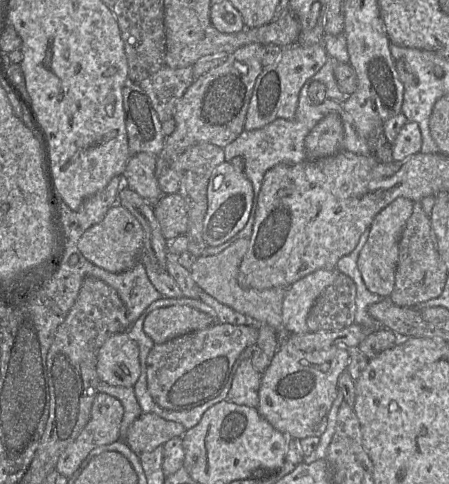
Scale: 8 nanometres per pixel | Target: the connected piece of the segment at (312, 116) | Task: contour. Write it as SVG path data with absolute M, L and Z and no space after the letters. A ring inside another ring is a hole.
M343 33L337 36L325 34L321 43L324 45L329 55L329 59L320 69L320 71L316 73L313 77L308 79L302 87L299 93L299 101L295 117L293 119L278 118L261 129L251 131L244 130L233 142L223 148L225 154L225 162L230 162L234 157L238 156L244 159L243 172L253 186L254 200L250 210L250 217L245 227L225 243L215 247L207 247L203 252L204 256L217 255L227 249L229 246L233 245L238 240L243 238L250 238L253 231L255 213L257 208L257 197L260 192L264 174L270 168L274 167L277 164L282 163L287 165L295 165L306 161L306 151L304 145L305 138L311 132L311 130L328 114L337 113L342 119L344 129L344 150L358 155L372 155L369 147L366 144L366 140L363 140L357 134L353 126L353 120L351 116L343 109L343 103L347 99L347 96L345 96L339 89L333 73L334 60L339 63L349 63L346 37ZM313 81L319 81L323 83L326 87L326 99L318 105L314 105L308 96L308 88Z

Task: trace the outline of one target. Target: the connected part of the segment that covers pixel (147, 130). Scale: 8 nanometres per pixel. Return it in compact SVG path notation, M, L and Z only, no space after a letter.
M127 83L123 88L123 106L131 155L147 152L158 156L166 136L150 98L139 84Z

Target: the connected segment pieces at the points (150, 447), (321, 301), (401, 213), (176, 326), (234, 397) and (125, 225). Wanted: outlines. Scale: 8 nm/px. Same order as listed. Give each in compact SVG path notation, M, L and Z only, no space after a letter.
M142 413L128 428L124 441L139 455L154 451L172 438L182 437L185 432L180 423L166 421L154 413Z
M338 273L334 282L326 287L307 316L309 332L340 331L354 324L356 312L356 285L347 275Z
M399 197L382 209L374 218L370 234L363 246L357 266L367 289L383 298L389 298L395 286L395 274L399 258L399 241L405 225L413 212L414 202Z
M174 305L152 311L144 320L143 329L158 345L205 329L215 322L215 318L200 310L186 305Z
M244 358L236 368L227 400L237 405L258 408L261 374L253 367L250 358Z
M116 203L104 219L90 227L81 236L78 247L86 259L113 273L126 271L139 260L143 247L144 230L137 218L124 206Z

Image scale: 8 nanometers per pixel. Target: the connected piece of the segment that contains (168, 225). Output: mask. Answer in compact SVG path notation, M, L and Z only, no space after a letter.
M179 194L163 195L153 206L154 215L166 241L188 230L188 212L185 200Z

